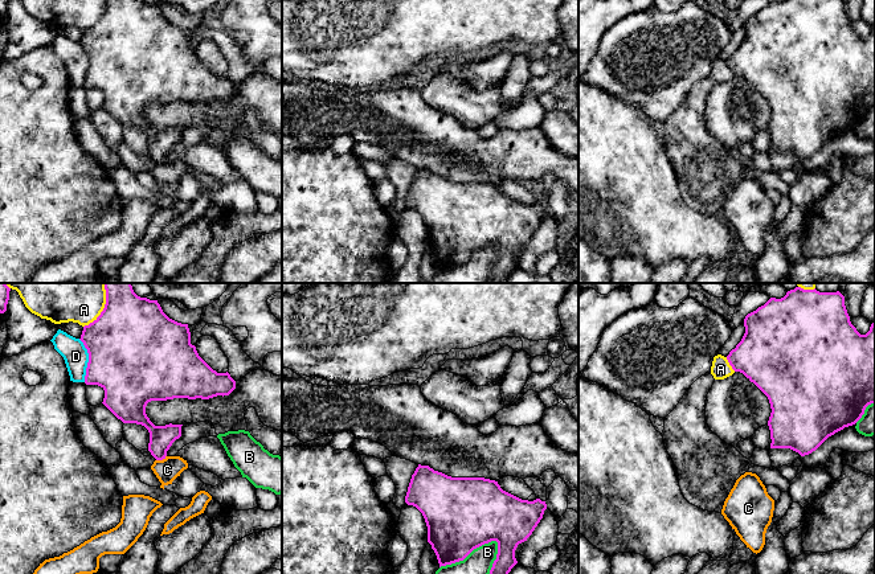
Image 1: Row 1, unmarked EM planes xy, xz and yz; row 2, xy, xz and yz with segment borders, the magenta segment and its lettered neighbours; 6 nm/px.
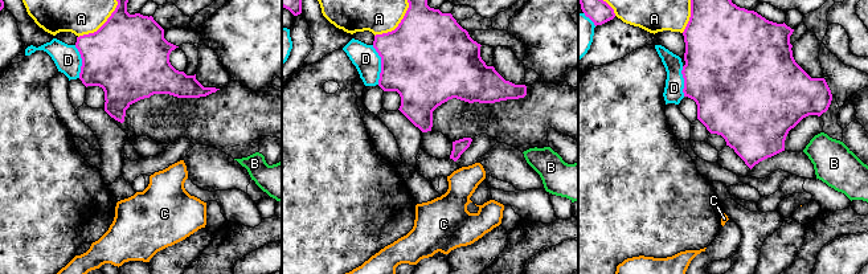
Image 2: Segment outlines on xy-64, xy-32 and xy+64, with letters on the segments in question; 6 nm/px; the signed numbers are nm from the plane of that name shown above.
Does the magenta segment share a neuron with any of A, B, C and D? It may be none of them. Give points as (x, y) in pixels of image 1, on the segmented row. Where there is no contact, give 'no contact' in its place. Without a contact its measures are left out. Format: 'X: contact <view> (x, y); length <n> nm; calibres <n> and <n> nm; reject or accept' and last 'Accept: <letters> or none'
A: contact xy (105, 307); length 300 nm; calibres 480 and 420 nm; reject
B: contact xz (469, 553); length 400 nm; calibres 440 and 160 nm; reject
C: contact xy (160, 459); length 70 nm; calibres 140 and 140 nm; reject
D: contact xy (89, 360); length 260 nm; calibres 500 and 150 nm; reject
Accept: none

